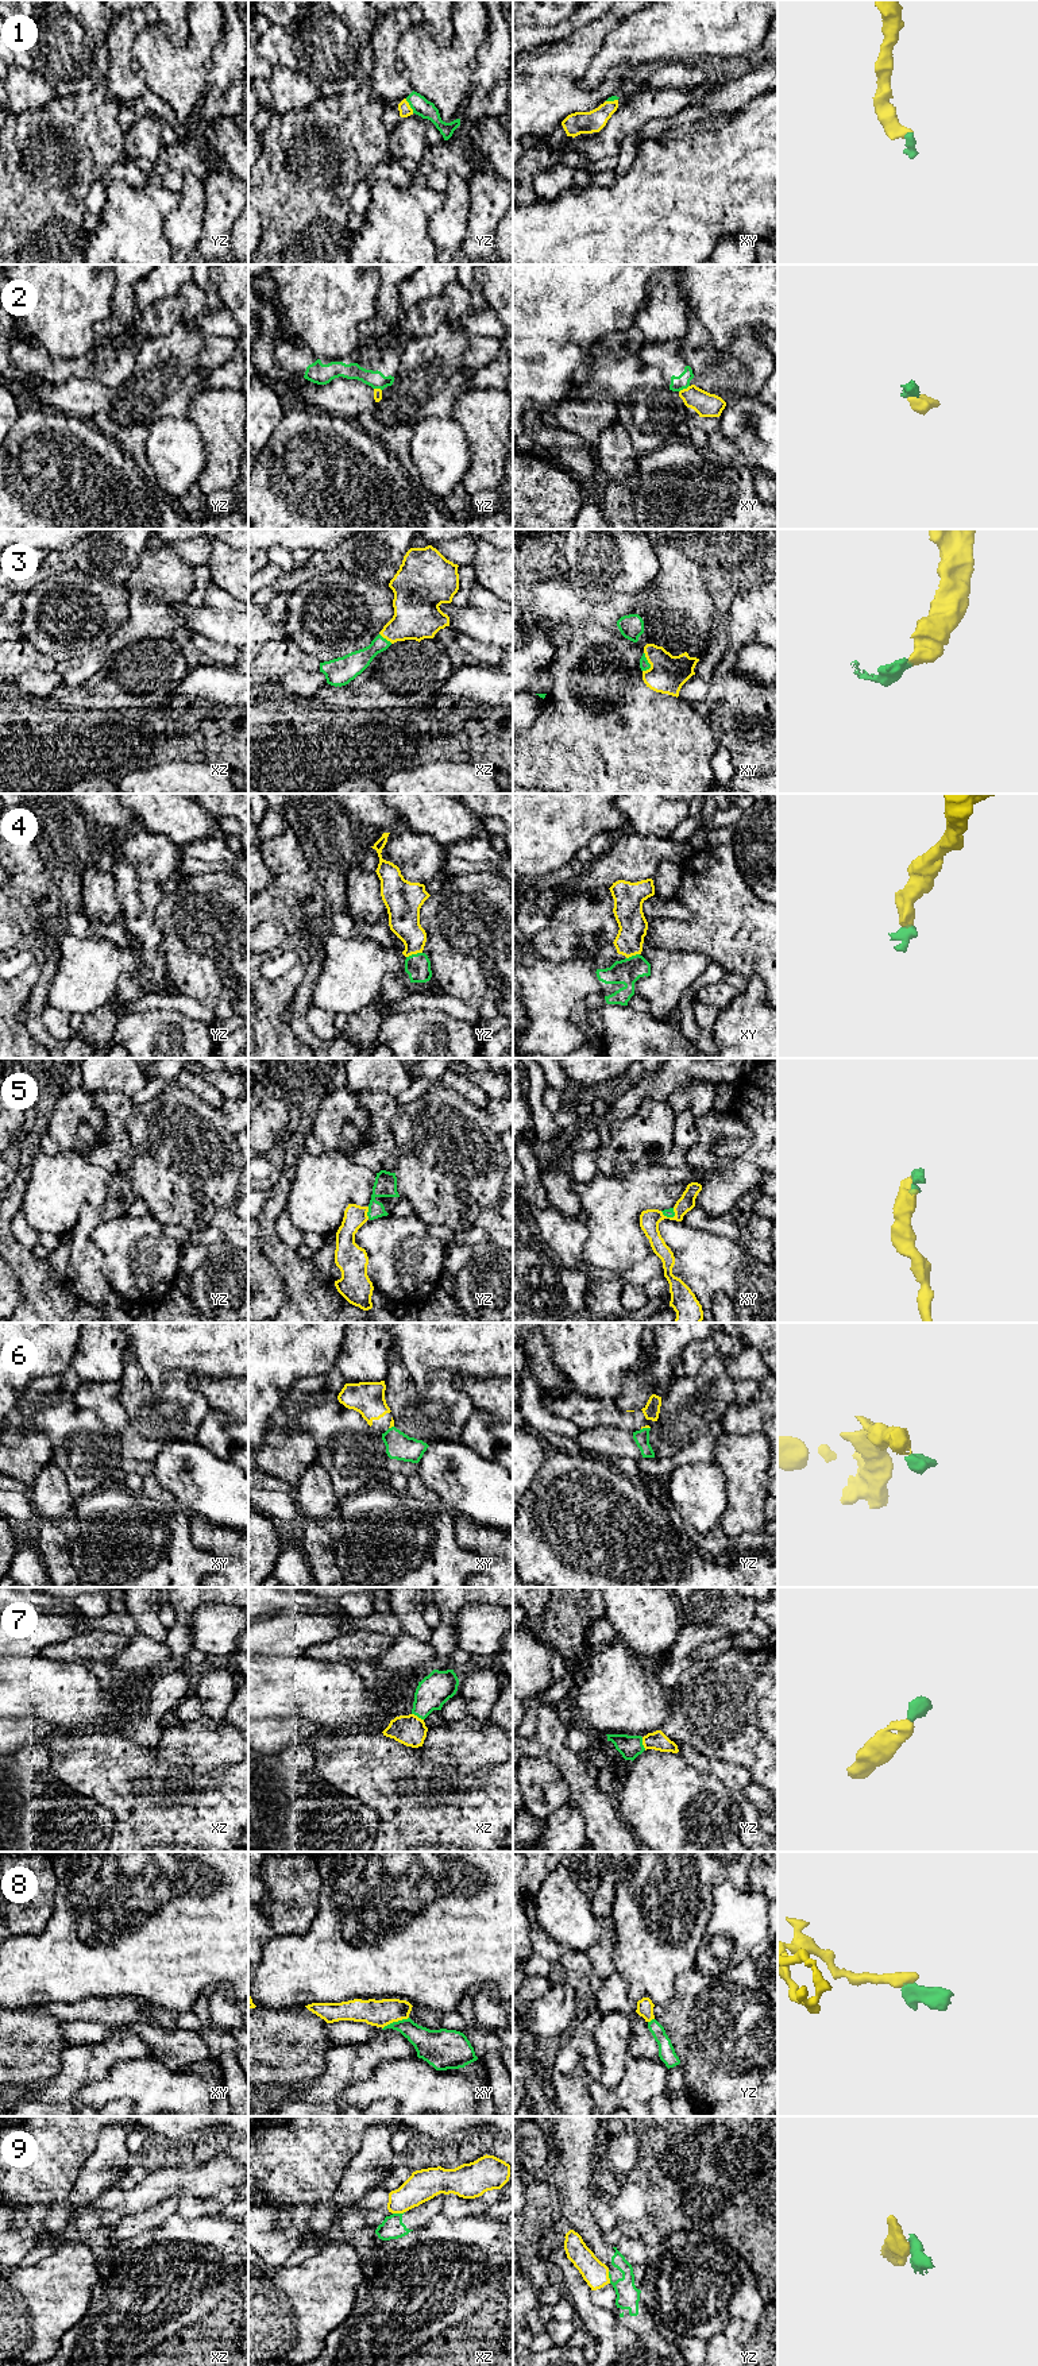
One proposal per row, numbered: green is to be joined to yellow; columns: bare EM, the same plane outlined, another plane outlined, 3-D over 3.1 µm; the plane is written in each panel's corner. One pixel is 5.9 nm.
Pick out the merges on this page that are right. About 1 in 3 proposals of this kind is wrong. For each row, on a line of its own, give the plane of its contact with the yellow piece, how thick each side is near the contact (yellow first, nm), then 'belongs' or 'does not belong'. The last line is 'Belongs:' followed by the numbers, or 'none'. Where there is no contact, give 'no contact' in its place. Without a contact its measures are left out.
1: contact in yz; calibres 70 and 110 nm; belongs
2: contact in xy; calibres 140 and 90 nm; does not belong
3: contact in xy; calibres 220 and 60 nm; belongs
4: contact in yz; calibres 190 and 150 nm; belongs
5: contact in yz; calibres 140 and 140 nm; belongs
6: contact in yz; calibres 20 and 90 nm; does not belong
7: contact in yz; calibres 110 and 140 nm; belongs
8: contact in xy; calibres 160 and 180 nm; does not belong
9: contact in xz; calibres 190 and 140 nm; does not belong
Belongs: 1, 3, 4, 5, 7

